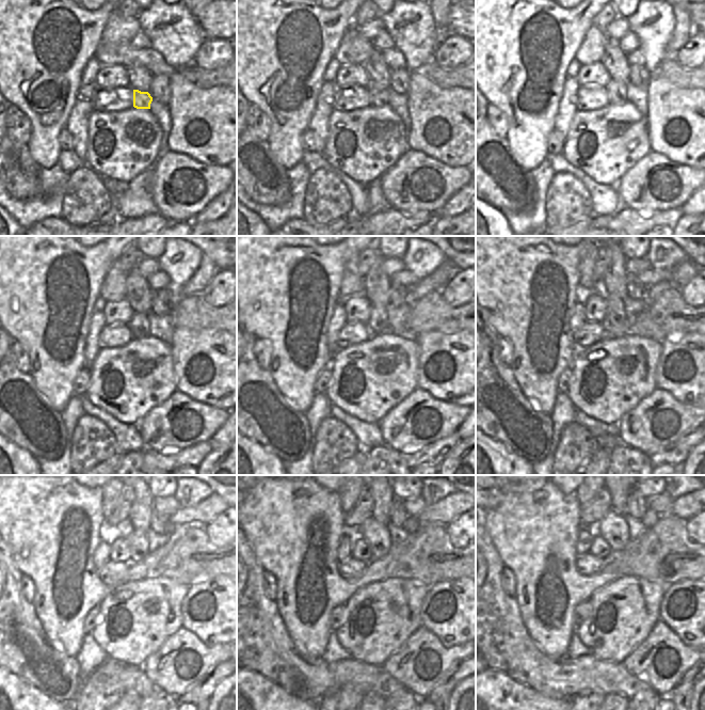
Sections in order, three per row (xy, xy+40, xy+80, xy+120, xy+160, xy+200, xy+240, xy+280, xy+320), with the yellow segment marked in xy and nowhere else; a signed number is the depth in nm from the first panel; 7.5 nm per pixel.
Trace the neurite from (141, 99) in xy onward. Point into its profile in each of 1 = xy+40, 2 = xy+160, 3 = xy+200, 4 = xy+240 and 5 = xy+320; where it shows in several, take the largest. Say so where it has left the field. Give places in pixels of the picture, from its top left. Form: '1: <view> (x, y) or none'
1: xy+40 (379, 96)
2: xy+160 (378, 324)
3: xy+200 (615, 313)
4: xy+240 (138, 540)
5: xy+320 (613, 527)

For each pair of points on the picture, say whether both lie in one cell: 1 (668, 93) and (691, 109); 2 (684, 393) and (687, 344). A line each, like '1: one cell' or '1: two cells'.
1: one cell
2: one cell

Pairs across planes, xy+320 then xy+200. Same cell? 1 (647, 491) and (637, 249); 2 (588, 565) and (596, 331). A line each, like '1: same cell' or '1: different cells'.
1: same cell
2: same cell

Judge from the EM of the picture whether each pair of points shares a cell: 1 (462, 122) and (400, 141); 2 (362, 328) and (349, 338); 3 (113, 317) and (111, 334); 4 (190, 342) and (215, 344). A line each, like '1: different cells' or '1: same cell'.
1: different cells
2: same cell
3: different cells
4: same cell

